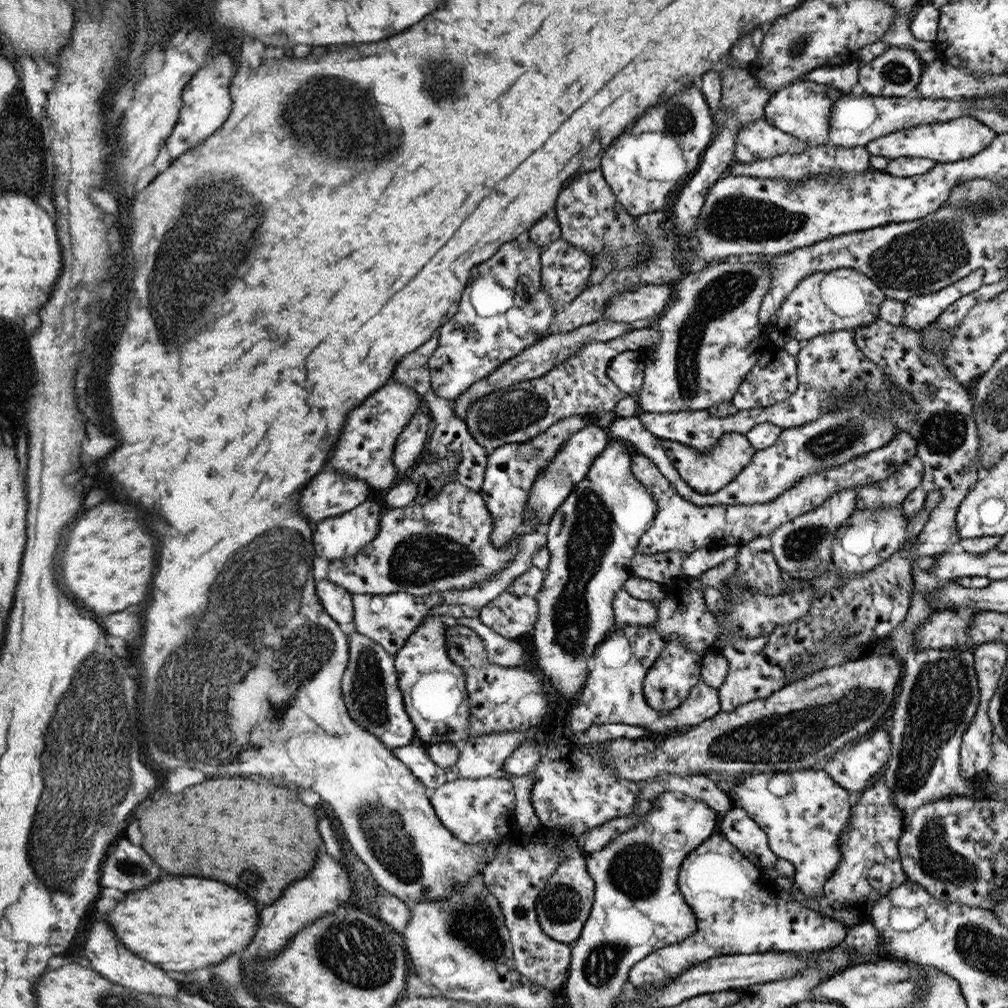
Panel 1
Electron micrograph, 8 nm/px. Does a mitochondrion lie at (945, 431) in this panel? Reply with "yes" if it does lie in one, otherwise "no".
yes

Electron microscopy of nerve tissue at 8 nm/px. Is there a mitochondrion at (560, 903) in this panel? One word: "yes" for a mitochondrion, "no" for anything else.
yes

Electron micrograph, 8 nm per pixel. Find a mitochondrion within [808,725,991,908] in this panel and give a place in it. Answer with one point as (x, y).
(934, 860)

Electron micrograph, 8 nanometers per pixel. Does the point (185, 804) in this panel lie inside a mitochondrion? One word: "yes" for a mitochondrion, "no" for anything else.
no

